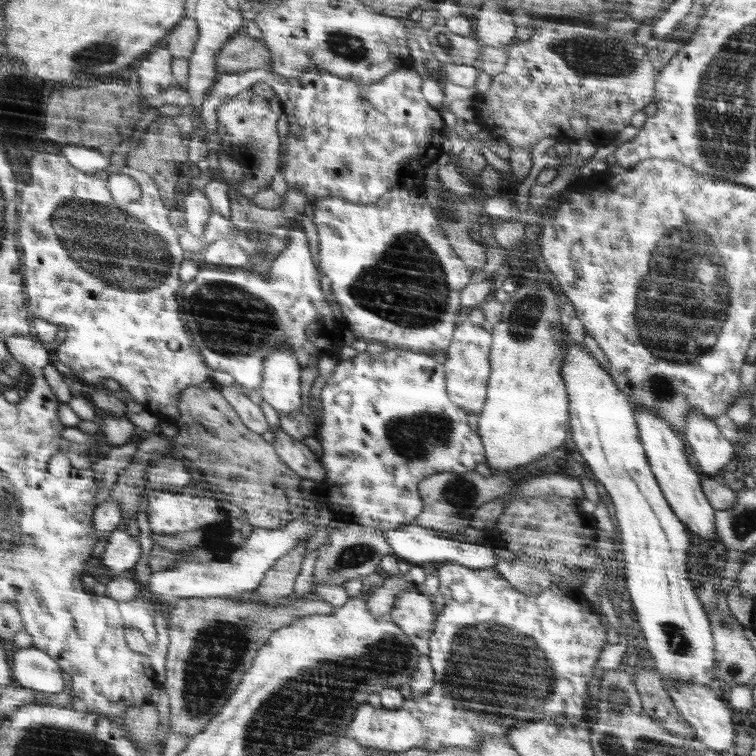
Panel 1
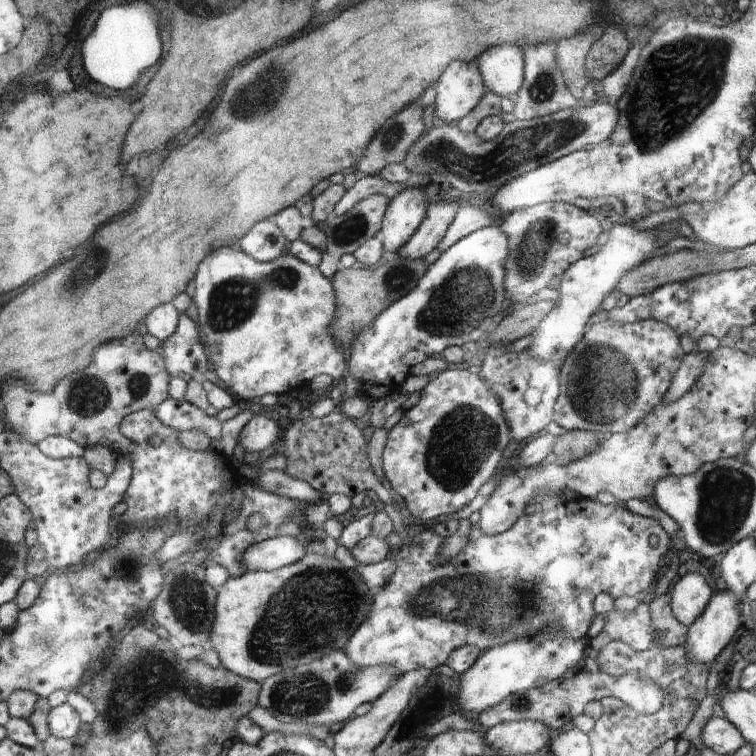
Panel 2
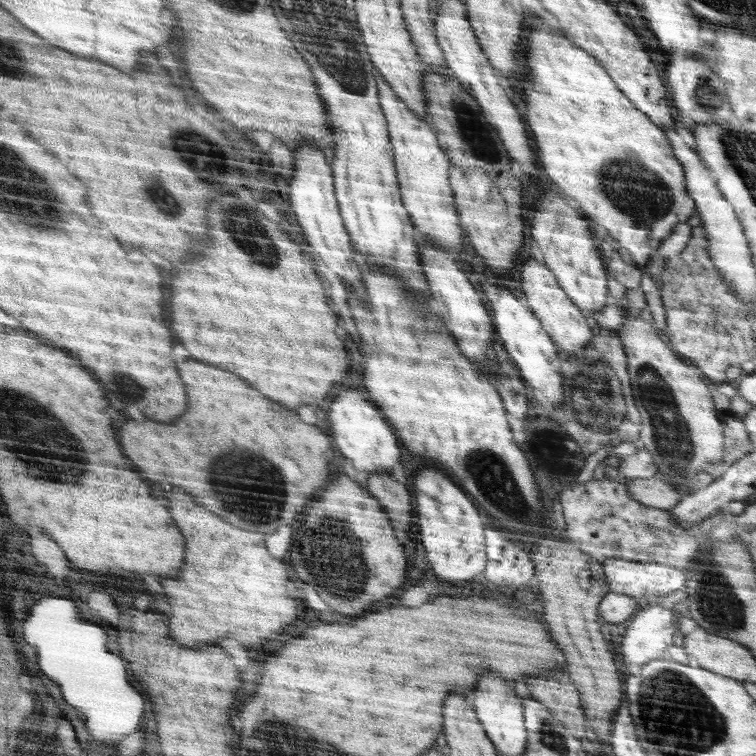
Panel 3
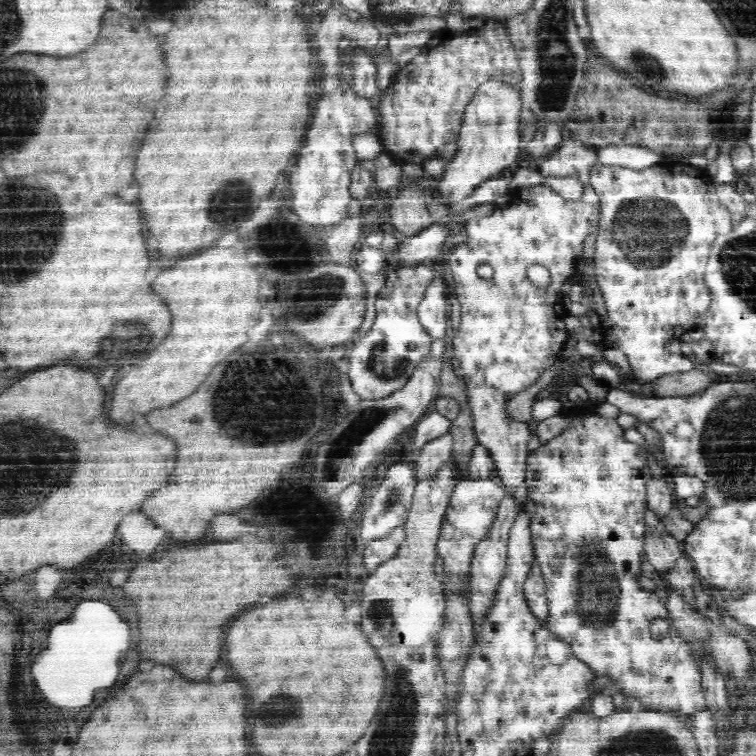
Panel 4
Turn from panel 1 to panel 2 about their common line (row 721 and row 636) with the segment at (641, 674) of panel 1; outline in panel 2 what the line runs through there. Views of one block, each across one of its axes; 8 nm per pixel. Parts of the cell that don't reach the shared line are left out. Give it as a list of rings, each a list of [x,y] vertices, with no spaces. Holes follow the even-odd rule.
[[[669,592],[658,594],[649,604],[652,624],[658,632],[658,645],[660,646],[685,646],[685,632],[688,627],[680,624],[672,612]]]

